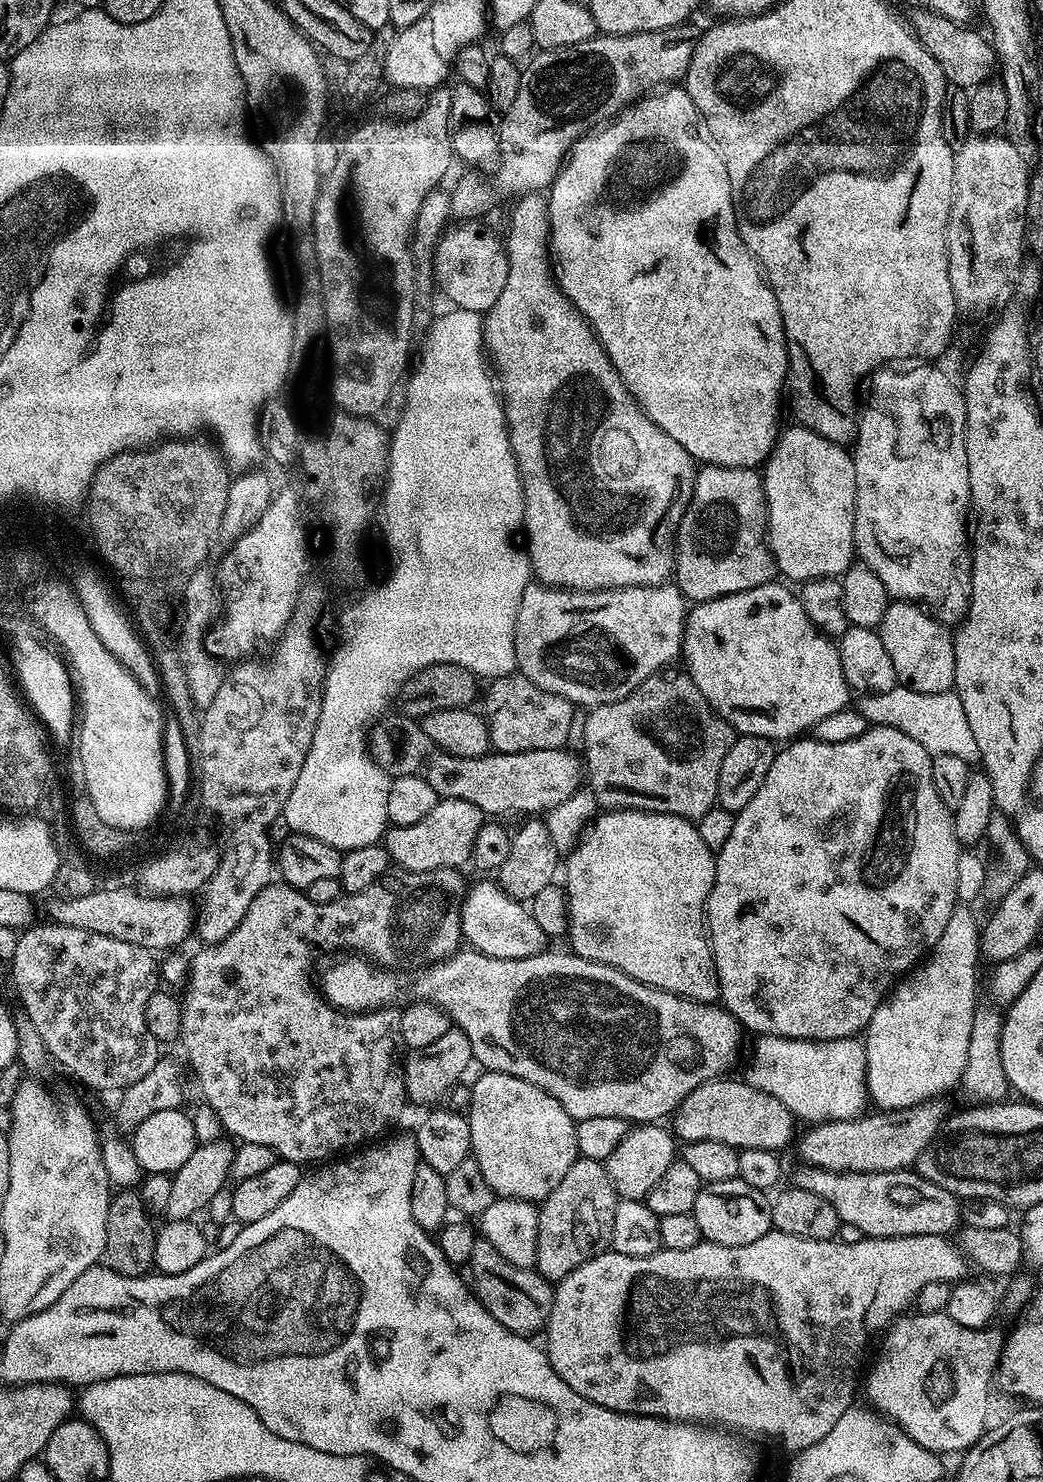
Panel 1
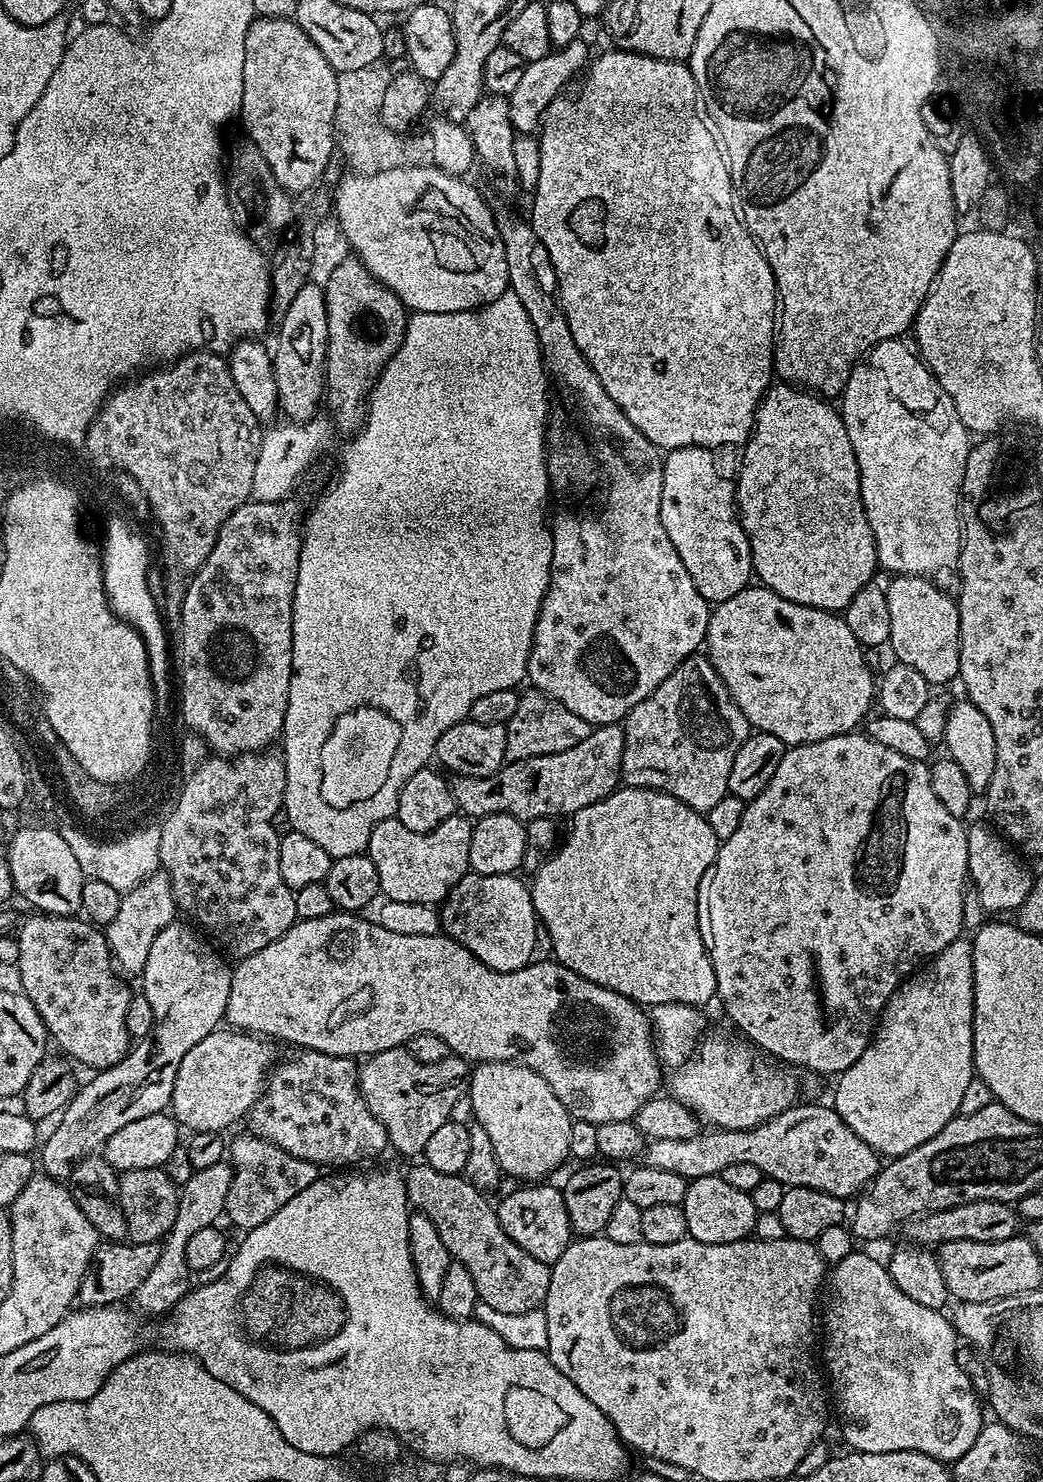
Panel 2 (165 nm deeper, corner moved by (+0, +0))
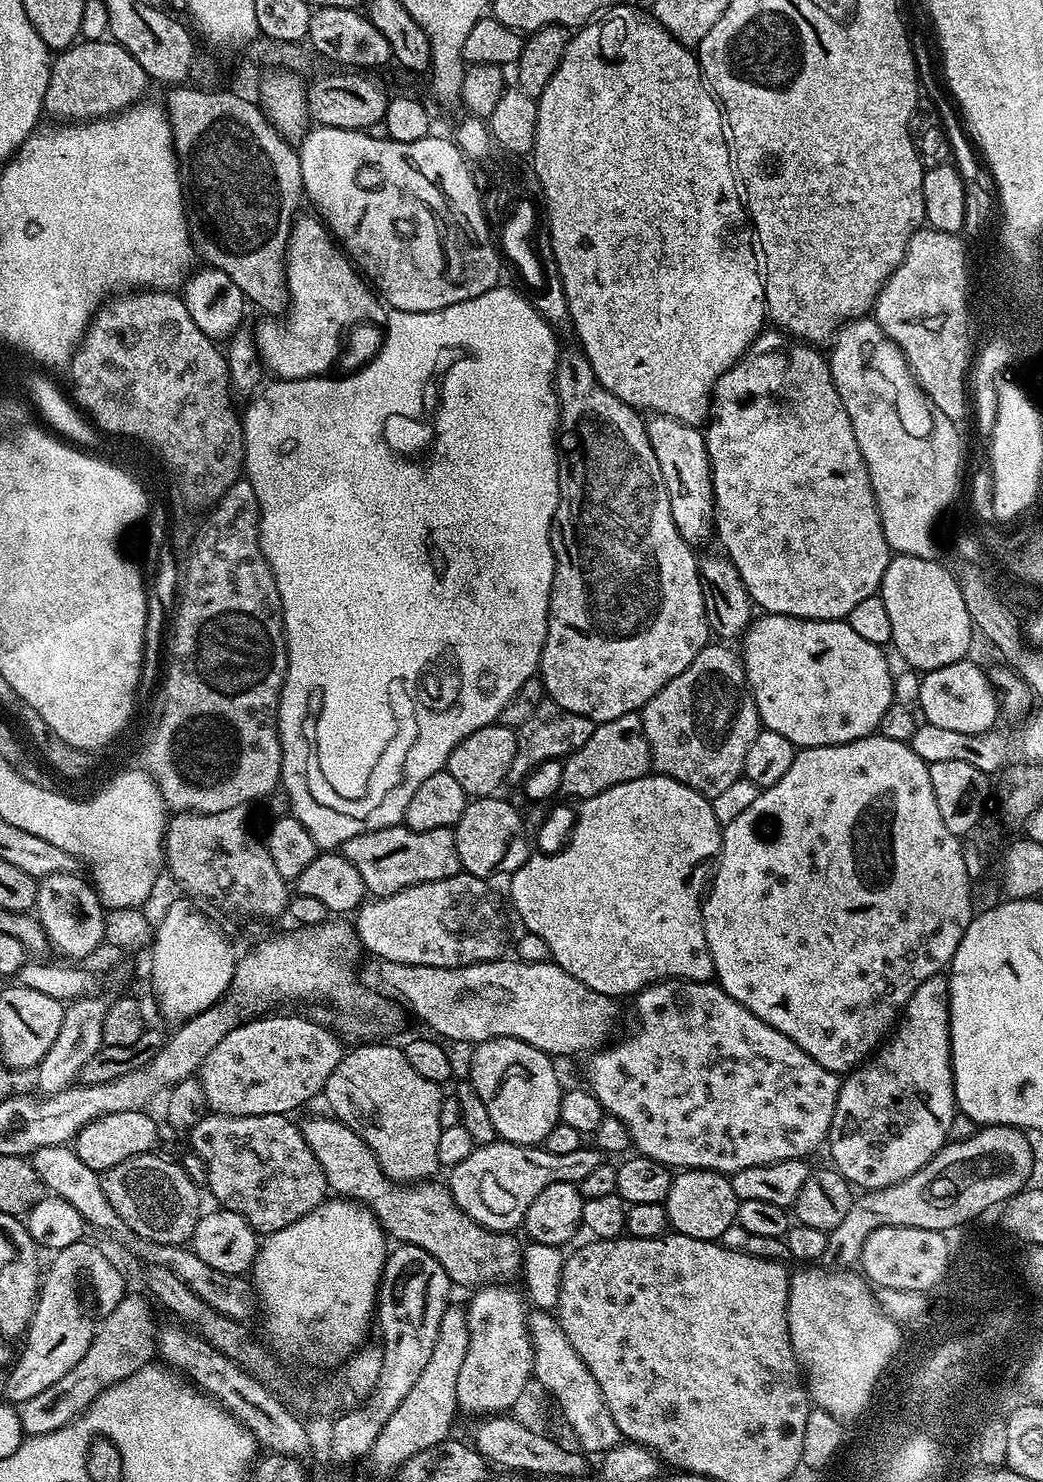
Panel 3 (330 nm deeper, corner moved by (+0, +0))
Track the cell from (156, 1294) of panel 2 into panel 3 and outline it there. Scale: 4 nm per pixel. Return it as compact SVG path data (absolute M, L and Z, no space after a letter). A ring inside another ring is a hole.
M132 1294L125 1295L101 1322L82 1360L52 1386L46 1387L42 1393L19 1405L21 1429L28 1436L50 1434L78 1419L92 1405L94 1398L98 1398L98 1394L153 1363L157 1355L157 1331L158 1323L152 1317L151 1310L144 1305L143 1298Z

